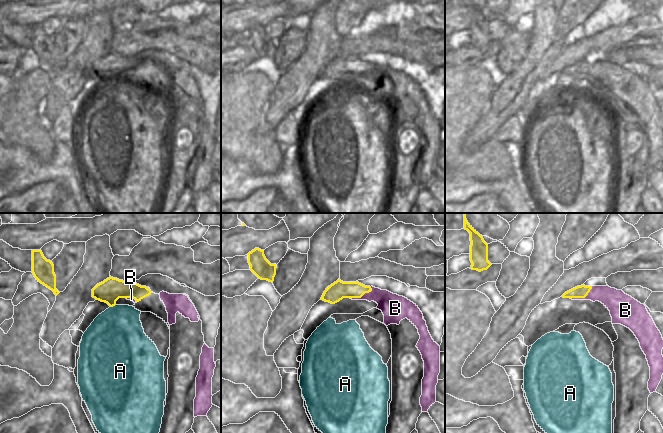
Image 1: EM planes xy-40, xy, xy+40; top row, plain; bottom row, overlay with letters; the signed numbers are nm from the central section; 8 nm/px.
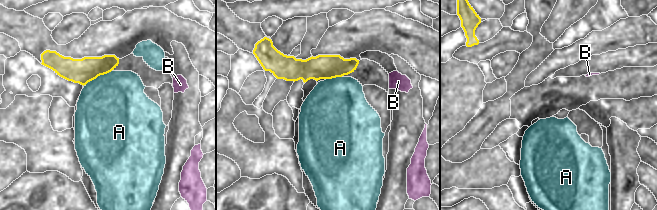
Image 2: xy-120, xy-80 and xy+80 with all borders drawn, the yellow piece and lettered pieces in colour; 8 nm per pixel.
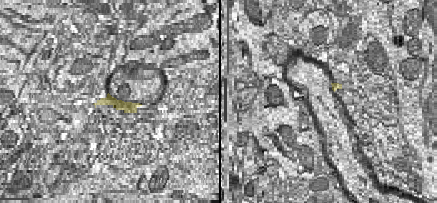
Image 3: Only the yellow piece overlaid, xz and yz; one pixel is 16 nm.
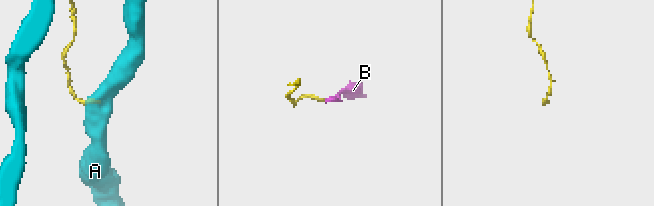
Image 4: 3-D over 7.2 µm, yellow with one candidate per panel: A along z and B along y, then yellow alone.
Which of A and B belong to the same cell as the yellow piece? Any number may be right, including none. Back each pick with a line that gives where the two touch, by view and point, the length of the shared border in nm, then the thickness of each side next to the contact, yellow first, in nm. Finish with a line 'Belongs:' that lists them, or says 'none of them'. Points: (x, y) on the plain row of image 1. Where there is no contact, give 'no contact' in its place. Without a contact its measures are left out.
B: meets yellow in xy+40 at (582, 73); contact 200 nm long; 100 nm thick on the yellow side, 170 nm on the other
Belongs: B

